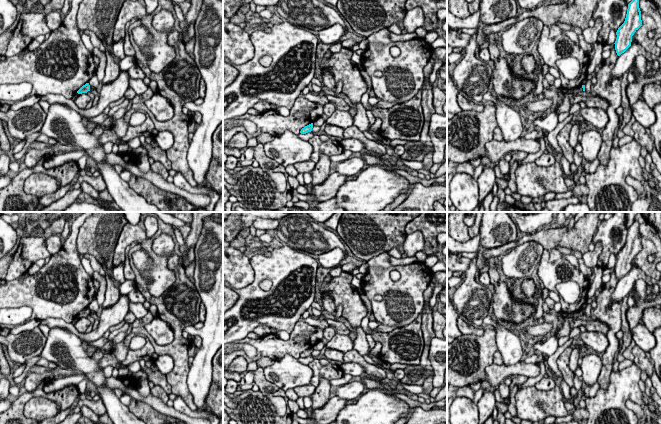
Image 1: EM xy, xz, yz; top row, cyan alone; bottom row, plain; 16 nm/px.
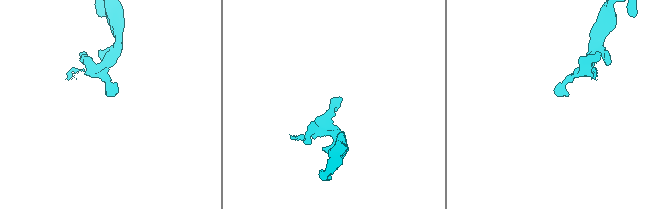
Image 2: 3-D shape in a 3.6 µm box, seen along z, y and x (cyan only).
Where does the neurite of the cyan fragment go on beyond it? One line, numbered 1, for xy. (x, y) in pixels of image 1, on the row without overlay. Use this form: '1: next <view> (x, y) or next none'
1: next none

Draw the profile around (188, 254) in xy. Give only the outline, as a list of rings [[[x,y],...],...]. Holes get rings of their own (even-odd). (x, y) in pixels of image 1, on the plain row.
[[[184,243],[181,247],[180,247],[180,252],[183,255],[183,267],[186,268],[187,266],[189,266],[193,261],[195,261],[195,246],[191,248],[187,248],[186,244]]]

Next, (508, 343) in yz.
[[[486,316],[482,323],[495,330],[497,348],[504,365],[514,365],[522,360],[523,349],[519,336],[490,316]]]

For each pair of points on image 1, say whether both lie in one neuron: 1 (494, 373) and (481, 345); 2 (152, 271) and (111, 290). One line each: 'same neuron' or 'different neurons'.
1: different neurons
2: different neurons

